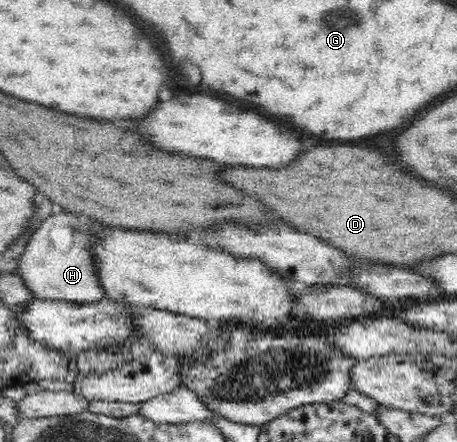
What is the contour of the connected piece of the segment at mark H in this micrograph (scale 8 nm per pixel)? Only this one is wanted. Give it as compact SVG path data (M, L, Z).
M62 211L56 216L47 217L33 232L18 257L16 276L24 280L25 287L33 293L33 298L41 300L64 300L90 303L103 299L101 281L93 266L91 254L91 228L89 218Z

